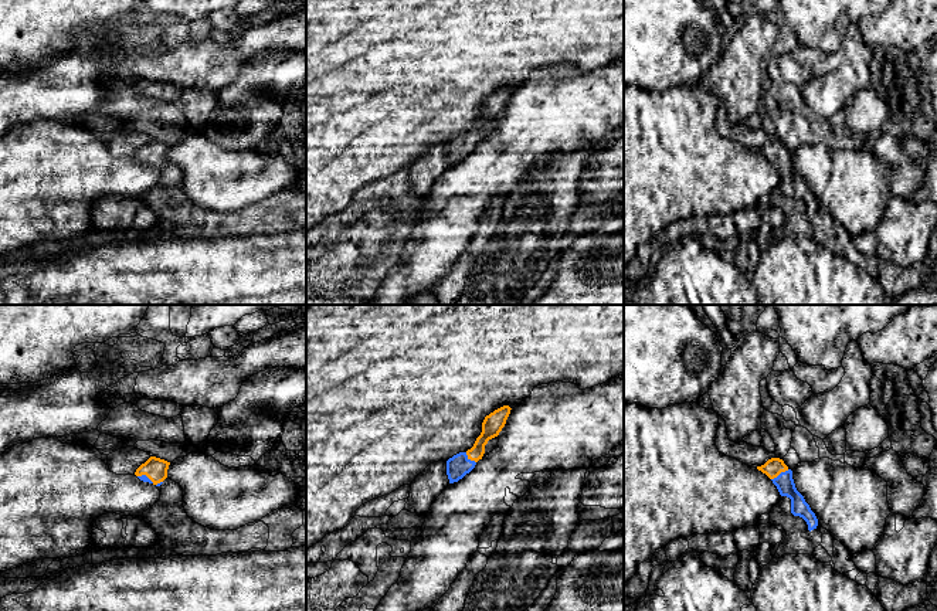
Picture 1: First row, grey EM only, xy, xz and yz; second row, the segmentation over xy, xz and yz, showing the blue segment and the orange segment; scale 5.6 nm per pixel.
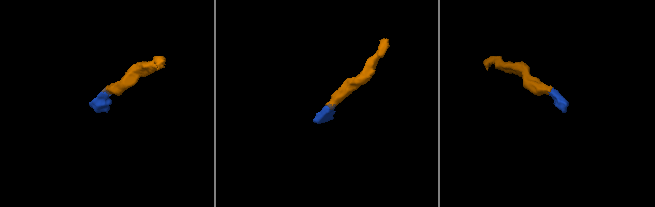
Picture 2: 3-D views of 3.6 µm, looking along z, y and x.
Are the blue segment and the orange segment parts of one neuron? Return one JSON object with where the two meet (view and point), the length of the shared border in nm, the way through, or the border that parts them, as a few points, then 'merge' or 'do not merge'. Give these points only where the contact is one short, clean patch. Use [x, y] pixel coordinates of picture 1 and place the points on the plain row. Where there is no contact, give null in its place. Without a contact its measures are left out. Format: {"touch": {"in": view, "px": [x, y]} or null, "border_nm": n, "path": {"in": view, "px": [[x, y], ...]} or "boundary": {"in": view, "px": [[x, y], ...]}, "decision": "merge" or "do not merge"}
{"touch": {"in": "yz", "px": [780, 156]}, "border_nm": 120, "path": {"in": "yz", "px": [[784, 165], [780, 156], [774, 149]]}, "decision": "merge"}

